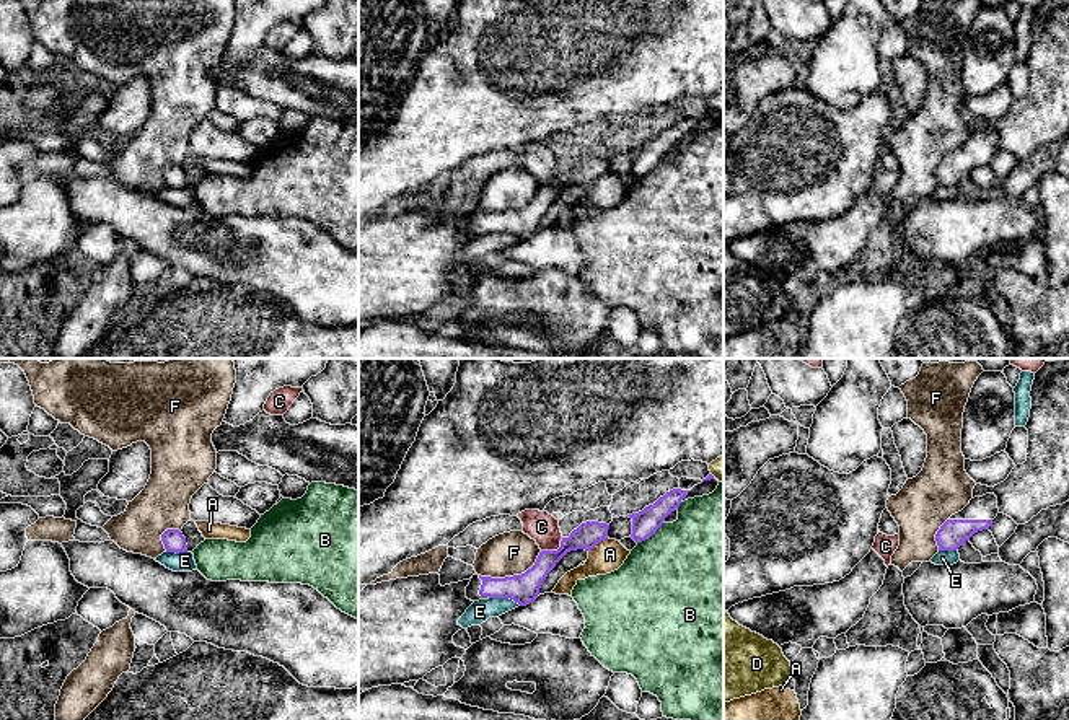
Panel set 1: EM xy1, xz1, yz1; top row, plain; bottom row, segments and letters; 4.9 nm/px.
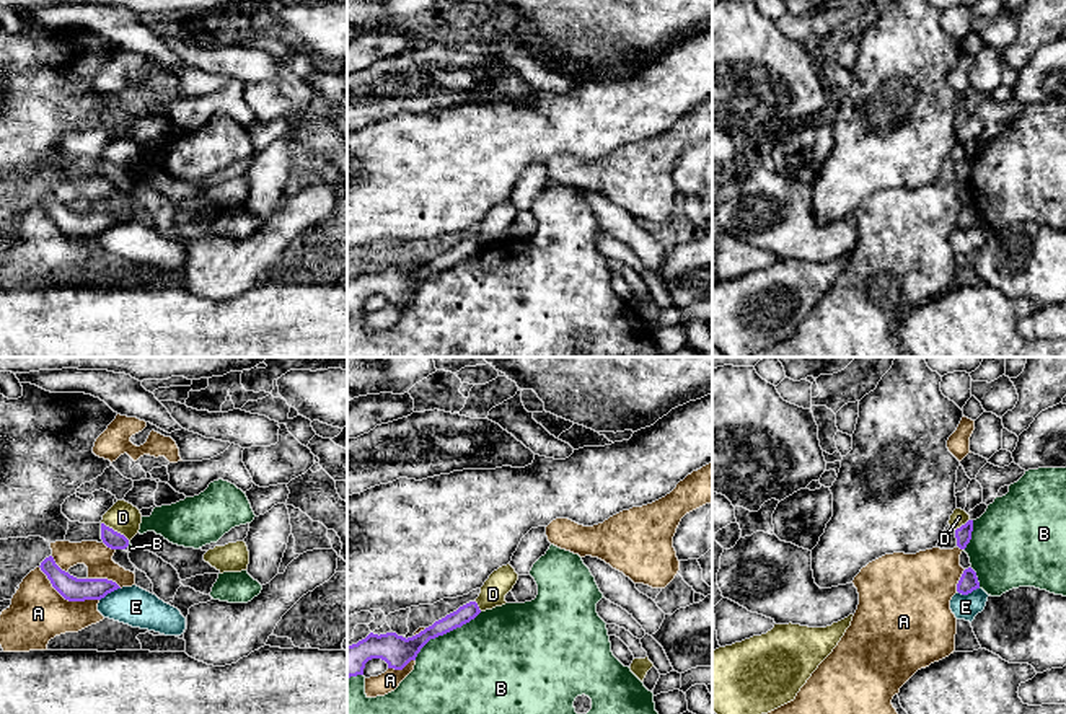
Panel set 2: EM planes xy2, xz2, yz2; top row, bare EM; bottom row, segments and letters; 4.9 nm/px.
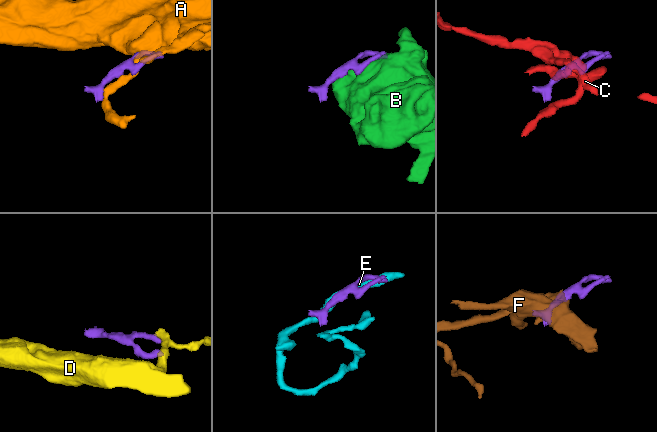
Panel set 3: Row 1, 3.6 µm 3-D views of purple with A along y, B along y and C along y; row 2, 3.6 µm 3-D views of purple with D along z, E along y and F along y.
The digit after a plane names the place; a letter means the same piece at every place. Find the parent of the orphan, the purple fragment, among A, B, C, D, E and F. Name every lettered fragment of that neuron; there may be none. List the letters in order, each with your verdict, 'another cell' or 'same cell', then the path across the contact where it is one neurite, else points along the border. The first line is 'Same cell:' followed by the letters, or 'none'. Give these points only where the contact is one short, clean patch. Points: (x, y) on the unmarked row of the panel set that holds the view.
Same cell: none
A: another cell
B: another cell
C: another cell | along xz1 (563, 173), (556, 184), (541, 186)
D: another cell | along xy2 (101, 157), (129, 175)
E: another cell
F: another cell | along xz1 (541, 186), (536, 196), (520, 209), (504, 212), (479, 210)

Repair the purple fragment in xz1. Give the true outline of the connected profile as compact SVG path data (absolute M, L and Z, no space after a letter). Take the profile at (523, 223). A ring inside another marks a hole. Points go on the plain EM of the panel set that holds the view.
M582 158L569 173L562 173L557 186L541 186L534 200L521 210L491 213L476 209L466 222L466 233L471 236L510 233L520 241L526 241L538 233L548 209L567 187L577 184L590 187L598 178L608 174L608 165L606 158Z

